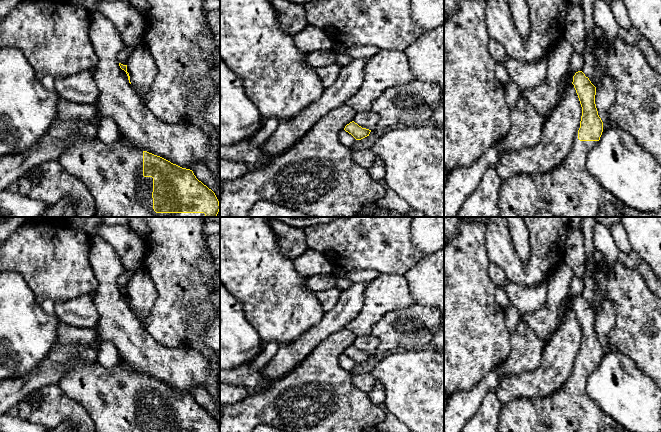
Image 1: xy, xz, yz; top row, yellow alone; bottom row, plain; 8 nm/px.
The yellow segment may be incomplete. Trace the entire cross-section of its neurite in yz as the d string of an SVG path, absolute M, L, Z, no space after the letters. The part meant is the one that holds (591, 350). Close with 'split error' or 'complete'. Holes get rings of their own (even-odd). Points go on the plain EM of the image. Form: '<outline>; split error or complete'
M582 295L573 300L582 340L580 352L569 378L554 394L543 398L516 398L504 405L499 414L500 432L629 432L607 415L589 396L586 386L603 356L603 346L595 328L596 311Z; split error

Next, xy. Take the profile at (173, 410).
M98 361L92 365L78 365L58 384L68 397L86 410L95 432L220 432L215 417L199 405L192 394L133 371L121 361L112 369L105 368Z; split error

